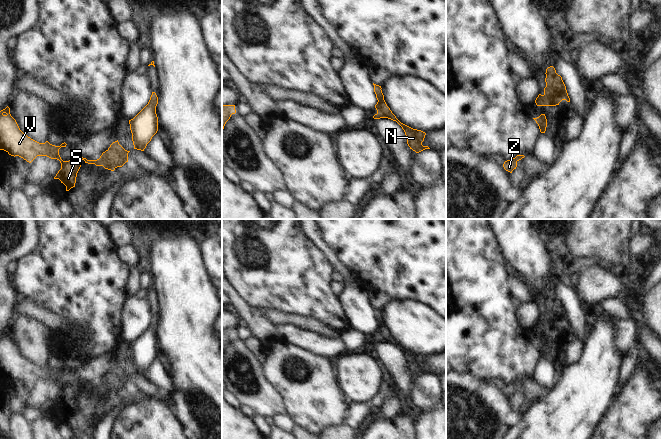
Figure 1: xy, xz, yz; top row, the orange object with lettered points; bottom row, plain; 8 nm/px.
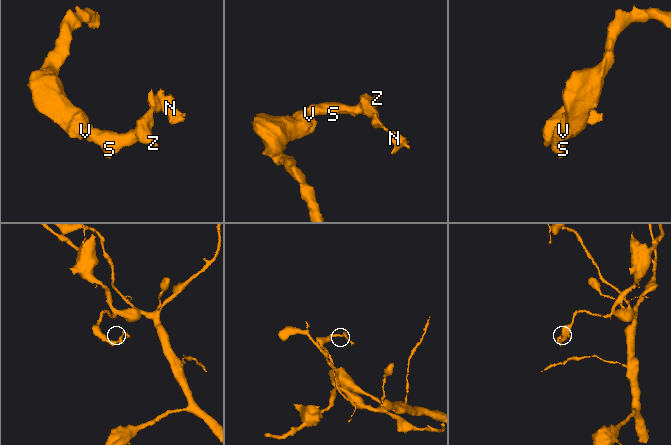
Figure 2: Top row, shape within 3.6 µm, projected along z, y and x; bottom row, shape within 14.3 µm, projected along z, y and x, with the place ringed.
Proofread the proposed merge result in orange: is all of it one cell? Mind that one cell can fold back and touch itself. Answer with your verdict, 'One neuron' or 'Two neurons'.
One neuron.

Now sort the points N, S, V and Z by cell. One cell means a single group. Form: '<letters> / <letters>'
N S V Z

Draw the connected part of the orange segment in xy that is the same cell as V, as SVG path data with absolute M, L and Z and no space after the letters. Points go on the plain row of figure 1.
M8 330L0 335L0 374L4 374L14 381L19 380L29 387L37 380L47 380L59 384L61 393L54 403L59 403L66 410L66 415L75 411L77 397L83 384L85 387L103 390L105 393L114 395L128 386L130 376L125 374L117 364L97 384L75 381L69 385L63 385L59 379L59 373L66 369L64 366L60 370L55 370L48 365L39 367L31 363L20 354L16 344L11 340Z

